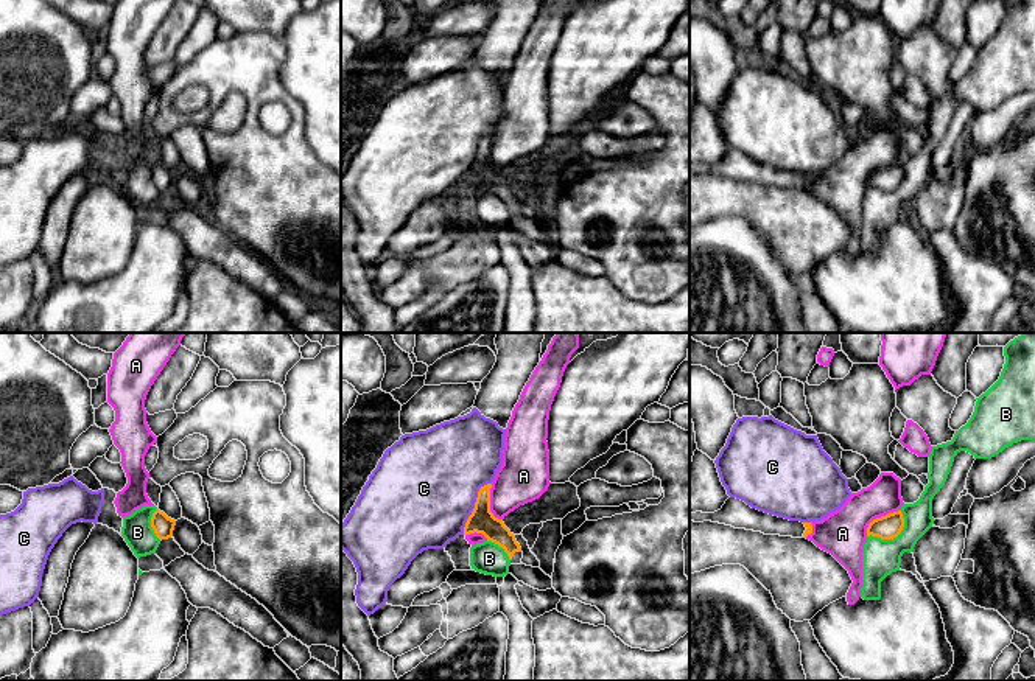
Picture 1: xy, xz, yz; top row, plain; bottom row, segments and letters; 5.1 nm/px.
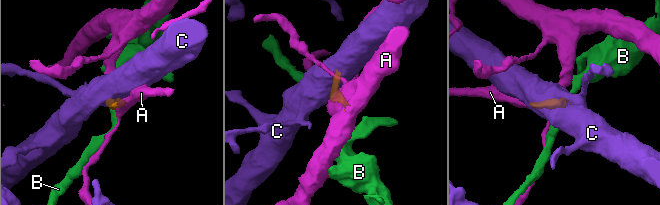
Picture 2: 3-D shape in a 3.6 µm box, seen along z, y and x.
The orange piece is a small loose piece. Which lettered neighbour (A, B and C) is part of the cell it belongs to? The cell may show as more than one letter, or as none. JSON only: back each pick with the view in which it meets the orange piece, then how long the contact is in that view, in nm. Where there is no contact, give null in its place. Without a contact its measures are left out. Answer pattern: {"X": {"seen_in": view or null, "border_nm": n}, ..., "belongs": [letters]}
{"belongs": []}

